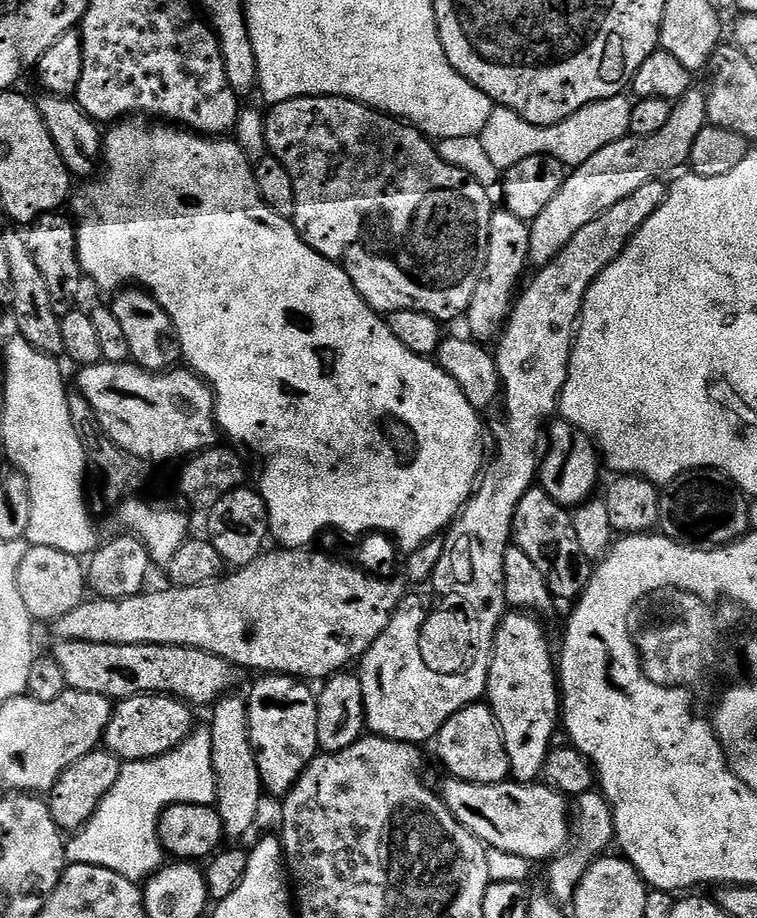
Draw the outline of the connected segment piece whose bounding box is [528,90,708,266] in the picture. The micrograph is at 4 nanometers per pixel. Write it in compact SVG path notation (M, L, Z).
M690 91L673 103L670 119L662 130L658 130L658 134L623 136L618 142L602 146L602 150L586 158L586 162L575 165L565 175L558 194L550 198L550 206L546 206L542 214L530 222L529 261L536 266L549 264L566 246L566 242L570 242L582 226L594 222L598 214L610 210L610 206L622 202L622 198L634 194L634 190L646 186L646 182L667 177L667 172L675 168L683 169L690 158L690 150L694 150L694 138L698 138L700 131L708 124L707 101L703 91Z

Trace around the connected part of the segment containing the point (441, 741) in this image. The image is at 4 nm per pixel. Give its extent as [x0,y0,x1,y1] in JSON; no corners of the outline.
[434,702,510,784]

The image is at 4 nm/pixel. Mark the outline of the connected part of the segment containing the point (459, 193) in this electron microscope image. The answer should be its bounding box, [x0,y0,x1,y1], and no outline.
[264,96,494,322]

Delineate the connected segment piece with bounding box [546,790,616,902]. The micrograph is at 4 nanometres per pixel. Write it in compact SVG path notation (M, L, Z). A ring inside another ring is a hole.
M593 790L575 797L570 804L570 839L568 847L559 856L547 861L548 888L547 895L557 902L571 902L586 872L594 861L601 859L613 847L616 838L612 808L604 793Z

